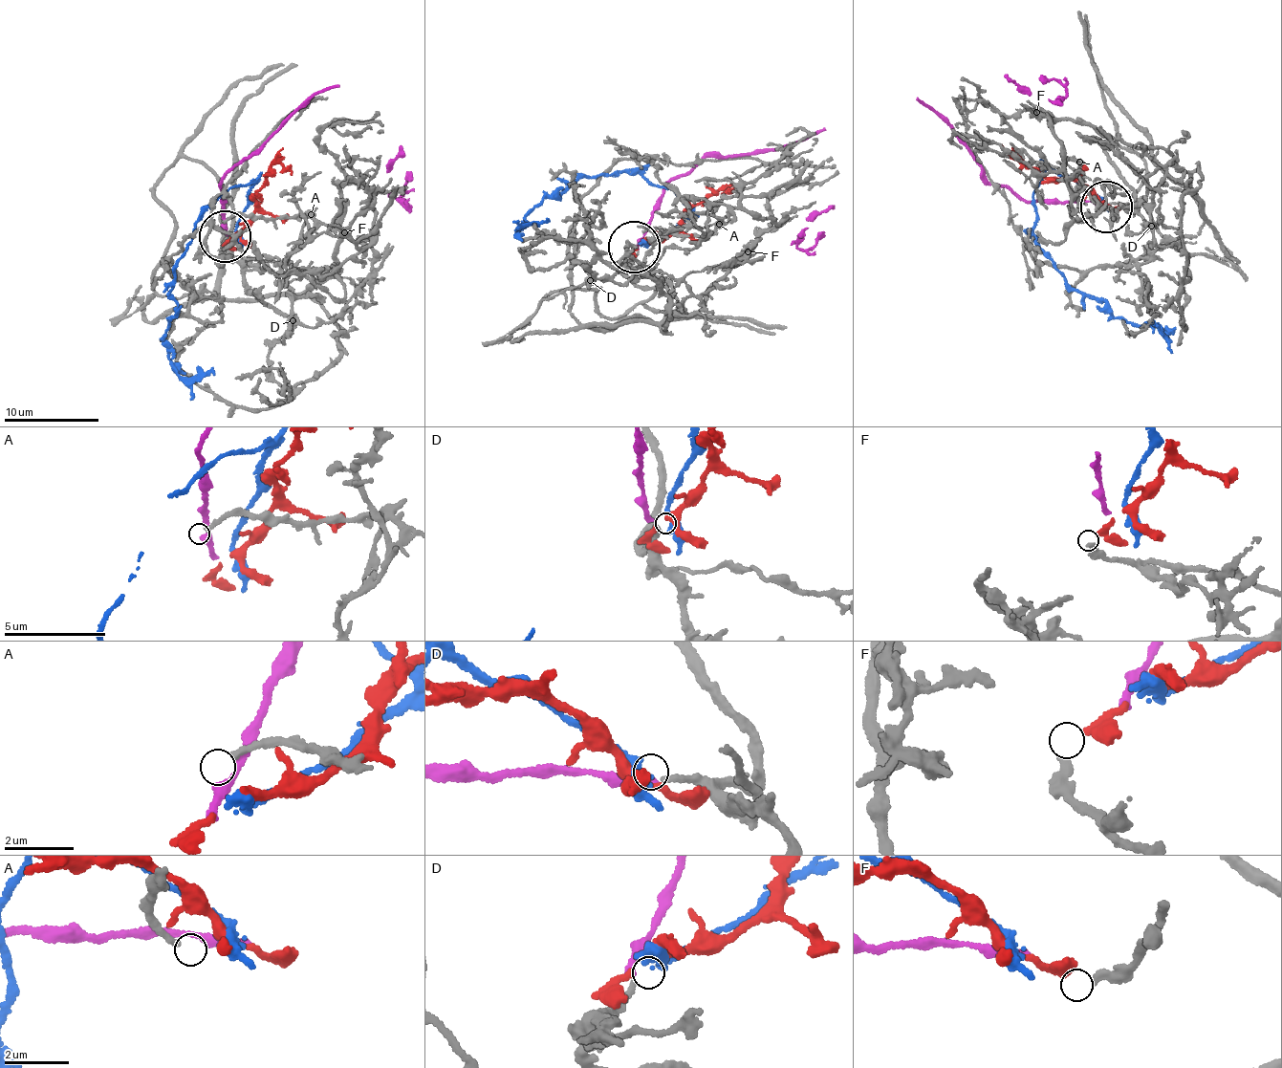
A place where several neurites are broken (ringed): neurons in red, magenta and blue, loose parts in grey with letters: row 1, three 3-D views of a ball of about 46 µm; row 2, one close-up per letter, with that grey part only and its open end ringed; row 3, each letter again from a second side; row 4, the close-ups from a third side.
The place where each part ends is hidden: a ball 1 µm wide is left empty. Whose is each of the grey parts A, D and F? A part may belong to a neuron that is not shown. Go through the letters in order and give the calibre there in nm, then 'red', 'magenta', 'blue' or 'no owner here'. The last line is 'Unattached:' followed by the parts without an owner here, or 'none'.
A: calibre 180 nm; no owner here
D: calibre 160 nm; blue
F: calibre 240 nm; red
Unattached: A

